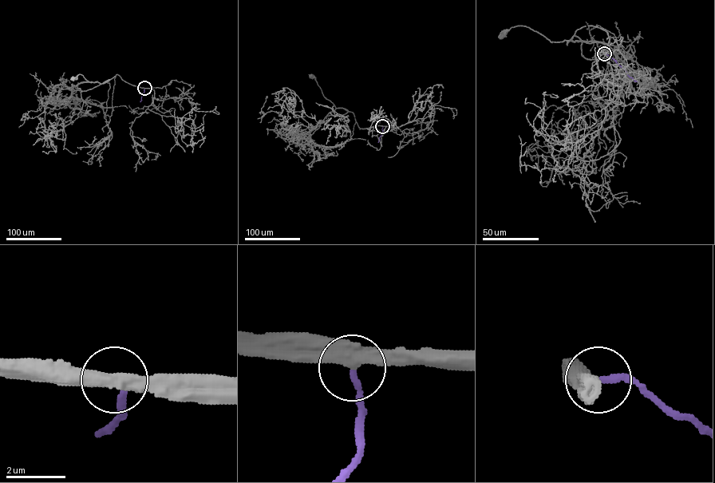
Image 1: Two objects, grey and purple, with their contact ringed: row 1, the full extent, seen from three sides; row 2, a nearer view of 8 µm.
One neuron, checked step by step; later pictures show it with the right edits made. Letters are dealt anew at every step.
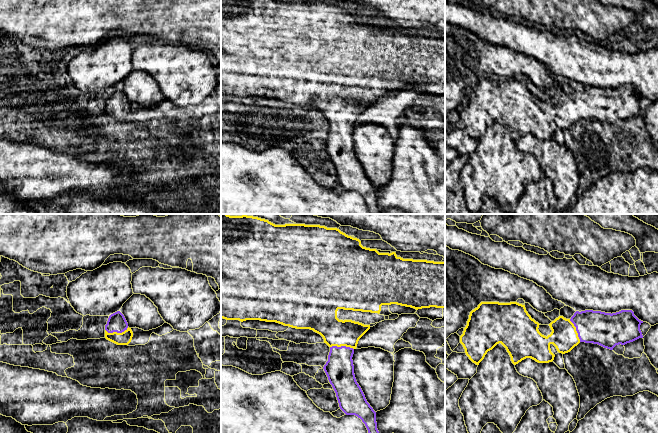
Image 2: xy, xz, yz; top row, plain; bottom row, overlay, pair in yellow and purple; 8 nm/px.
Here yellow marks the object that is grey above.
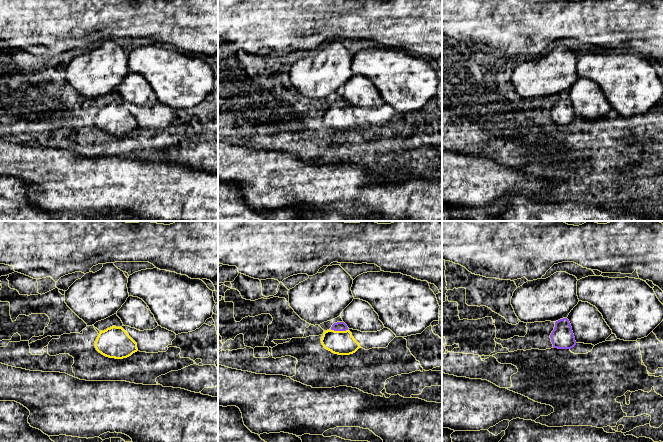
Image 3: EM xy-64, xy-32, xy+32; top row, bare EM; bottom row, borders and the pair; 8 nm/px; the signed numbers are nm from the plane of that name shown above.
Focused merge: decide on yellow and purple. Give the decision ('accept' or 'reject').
accept

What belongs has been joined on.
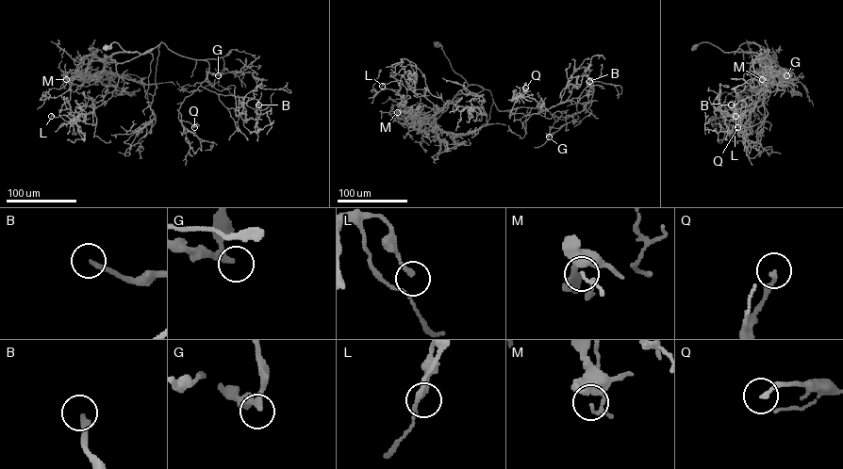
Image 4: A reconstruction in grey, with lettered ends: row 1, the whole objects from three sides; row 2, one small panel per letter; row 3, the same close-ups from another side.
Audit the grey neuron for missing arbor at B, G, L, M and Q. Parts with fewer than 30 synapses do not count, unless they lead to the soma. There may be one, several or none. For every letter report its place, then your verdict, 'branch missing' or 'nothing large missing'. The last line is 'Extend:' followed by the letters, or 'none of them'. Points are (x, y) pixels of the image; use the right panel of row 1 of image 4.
B: place (731, 105); branch missing
G: place (786, 75); nothing large missing
L: place (735, 116); nothing large missing
M: place (762, 79); nothing large missing
Q: place (737, 127); nothing large missing
Extend: B

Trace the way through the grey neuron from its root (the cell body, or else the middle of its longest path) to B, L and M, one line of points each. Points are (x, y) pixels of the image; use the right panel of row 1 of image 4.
B: (693, 48), (708, 42), (735, 54), (744, 42), (759, 46), (756, 58), (762, 70), (763, 88), (731, 105)
L: (693, 48), (708, 42), (724, 52), (739, 48), (752, 64), (750, 83), (761, 100), (735, 116)
M: (693, 48), (708, 42), (724, 52), (756, 52), (779, 67), (773, 72), (766, 70), (762, 79)

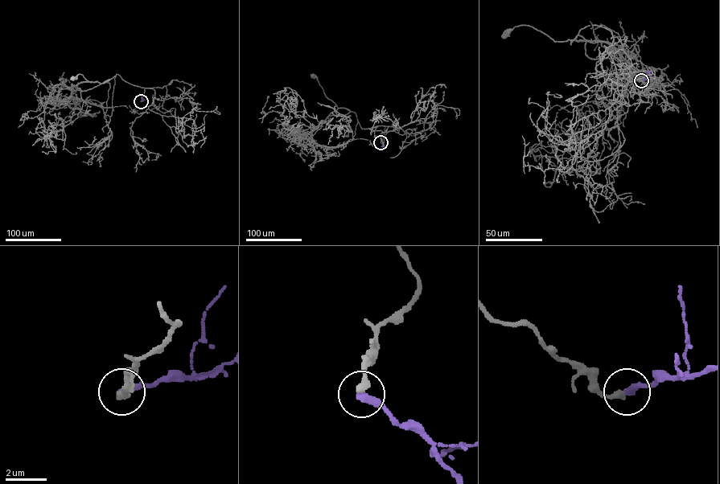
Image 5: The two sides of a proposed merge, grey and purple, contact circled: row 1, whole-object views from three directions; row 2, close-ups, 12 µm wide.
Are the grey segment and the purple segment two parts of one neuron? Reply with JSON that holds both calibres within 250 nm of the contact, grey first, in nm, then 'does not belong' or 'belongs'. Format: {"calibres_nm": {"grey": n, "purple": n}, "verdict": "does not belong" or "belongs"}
{"calibres_nm": {"grey": 340, "purple": 400}, "verdict": "does not belong"}

